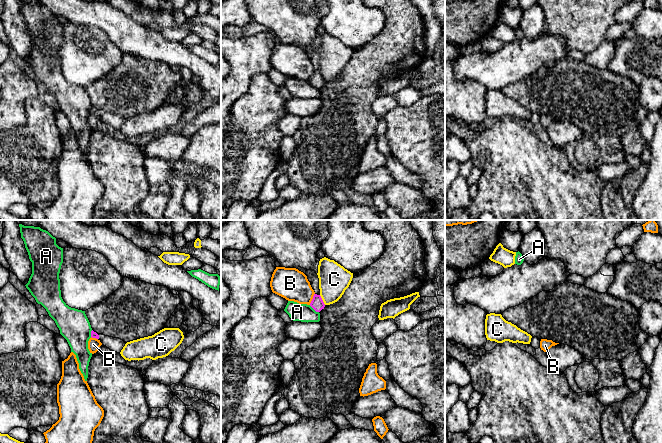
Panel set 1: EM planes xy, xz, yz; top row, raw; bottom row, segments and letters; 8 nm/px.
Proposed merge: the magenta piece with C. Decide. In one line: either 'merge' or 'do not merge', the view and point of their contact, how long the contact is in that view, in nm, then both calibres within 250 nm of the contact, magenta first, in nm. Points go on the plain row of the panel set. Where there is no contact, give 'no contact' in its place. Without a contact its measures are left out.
do not merge | xz (322, 76) | 90 nm | 100/240 nm

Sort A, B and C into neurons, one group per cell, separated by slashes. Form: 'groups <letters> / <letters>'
groups A / B / C

